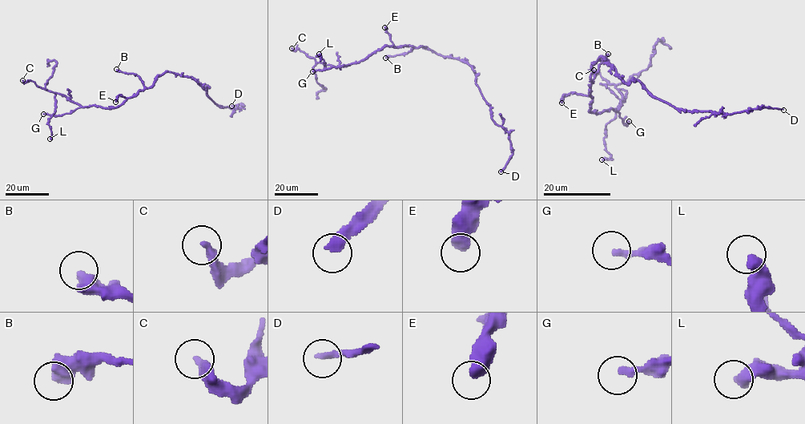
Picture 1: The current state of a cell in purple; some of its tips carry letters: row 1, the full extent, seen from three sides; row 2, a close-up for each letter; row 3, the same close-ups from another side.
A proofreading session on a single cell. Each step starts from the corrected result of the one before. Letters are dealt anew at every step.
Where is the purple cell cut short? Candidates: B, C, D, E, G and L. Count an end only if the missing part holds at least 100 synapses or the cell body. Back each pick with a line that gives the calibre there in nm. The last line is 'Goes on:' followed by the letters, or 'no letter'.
D: calibre 280 nm
Goes on: D

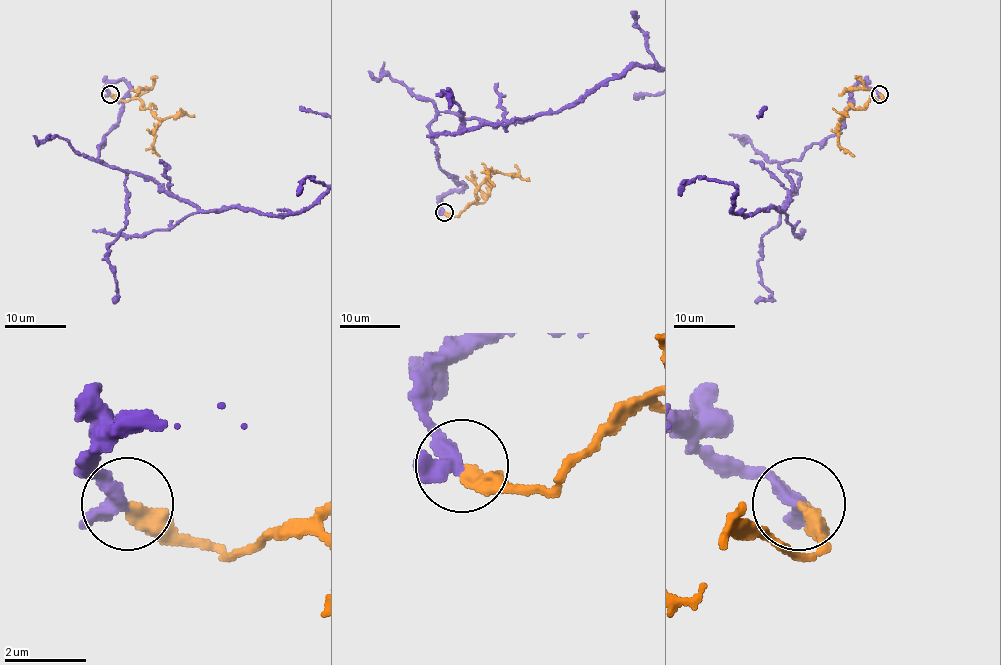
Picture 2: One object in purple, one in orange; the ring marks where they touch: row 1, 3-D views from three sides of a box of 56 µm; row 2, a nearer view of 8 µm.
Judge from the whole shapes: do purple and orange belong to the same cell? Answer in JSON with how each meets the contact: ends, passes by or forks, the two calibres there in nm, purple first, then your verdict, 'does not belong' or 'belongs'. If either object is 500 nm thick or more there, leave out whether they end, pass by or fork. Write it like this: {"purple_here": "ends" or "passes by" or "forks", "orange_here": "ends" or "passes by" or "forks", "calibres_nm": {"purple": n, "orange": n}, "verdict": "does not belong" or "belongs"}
{"purple_here": "ends", "orange_here": "ends", "calibres_nm": {"purple": 480, "orange": 360}, "verdict": "does not belong"}

